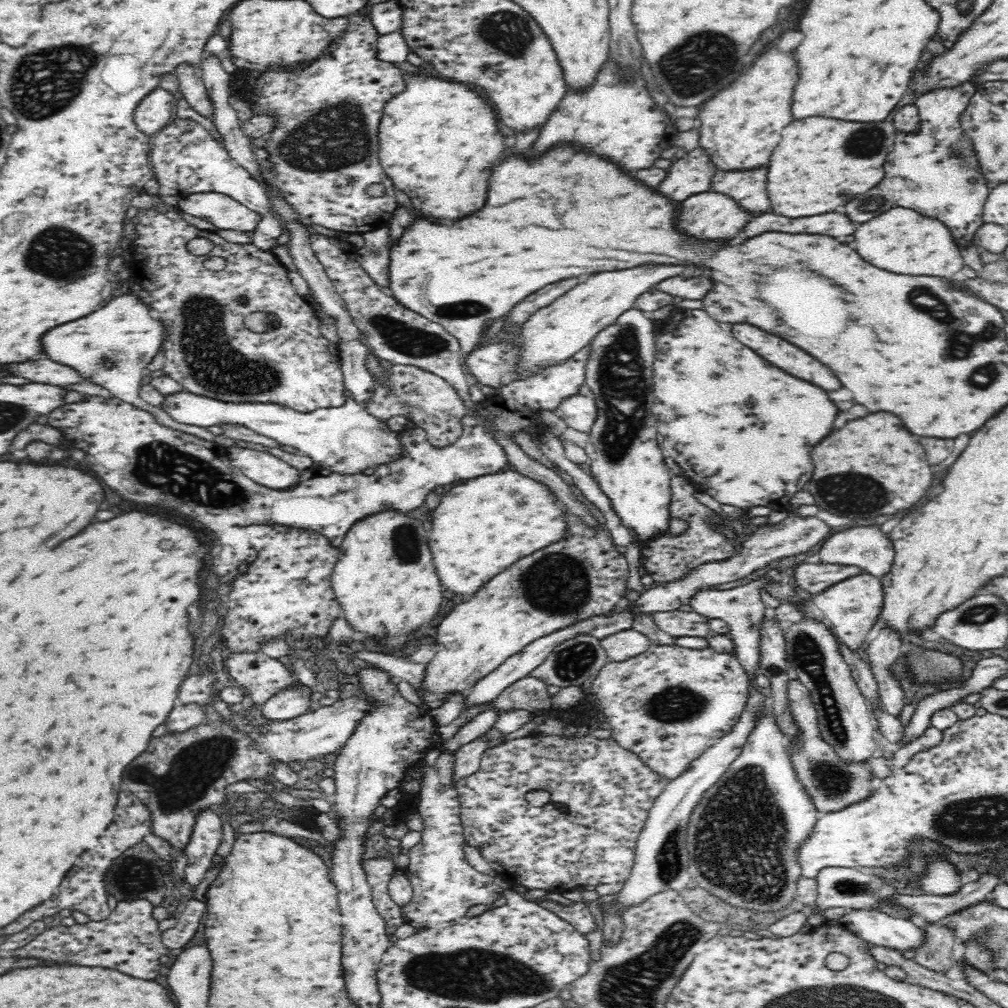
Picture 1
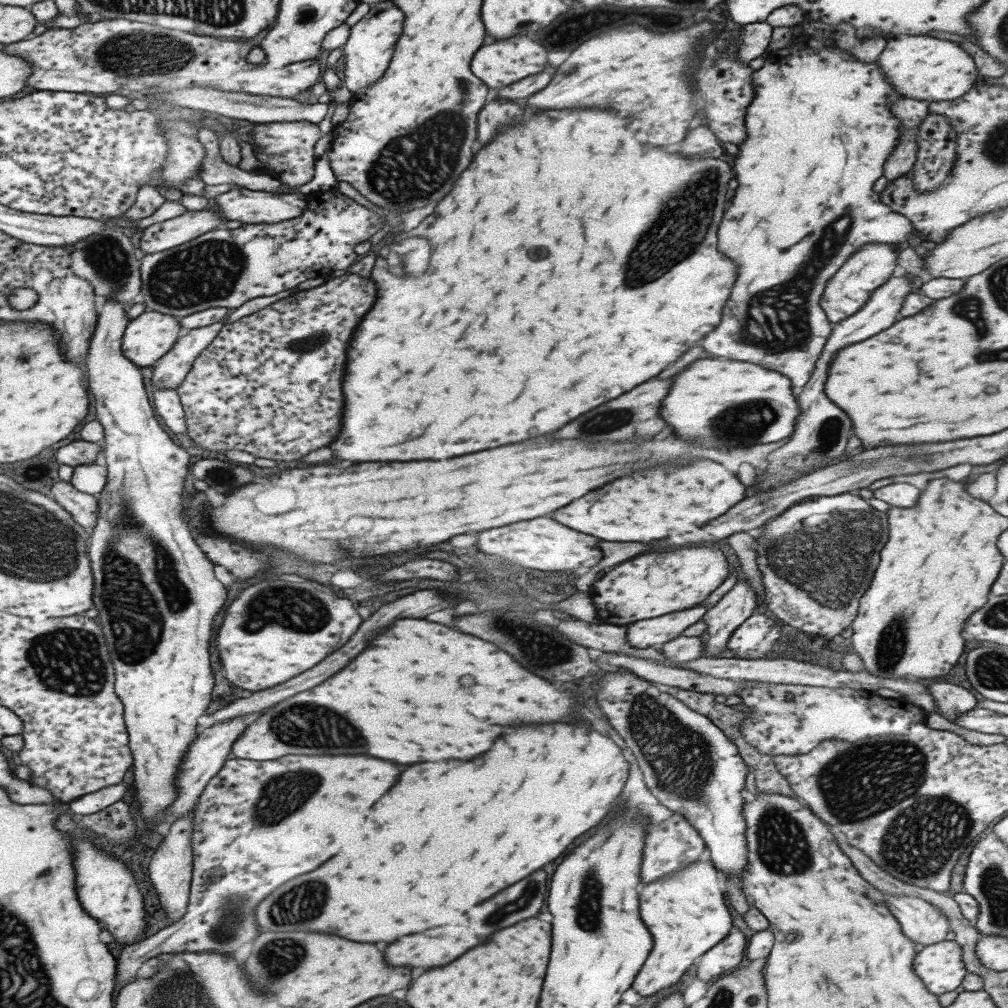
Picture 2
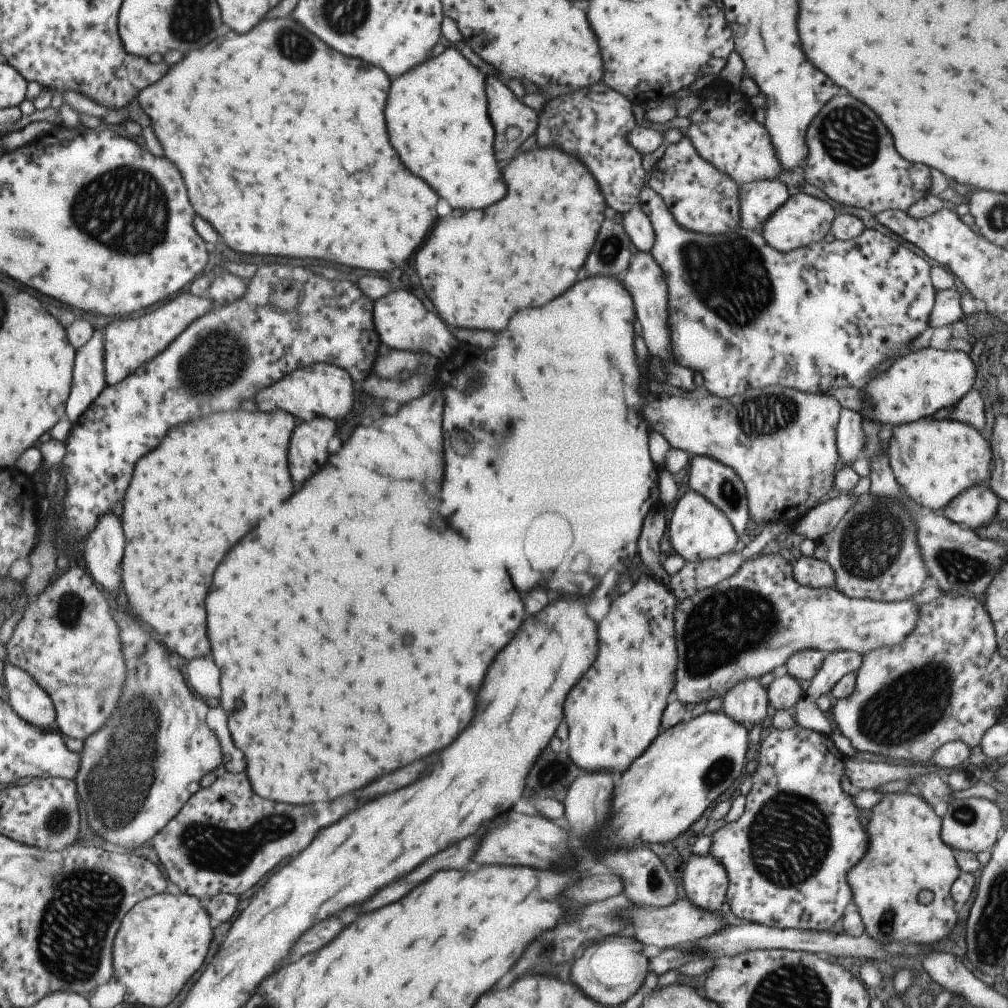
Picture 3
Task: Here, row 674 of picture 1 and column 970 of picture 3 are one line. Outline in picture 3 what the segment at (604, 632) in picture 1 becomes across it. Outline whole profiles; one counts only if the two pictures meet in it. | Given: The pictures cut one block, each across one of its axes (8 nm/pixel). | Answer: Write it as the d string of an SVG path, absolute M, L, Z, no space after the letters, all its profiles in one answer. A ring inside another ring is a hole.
M985 482L959 492L943 508L943 518L951 520L953 524L965 526L975 534L987 522L997 520L995 518L997 506L999 506L999 498L991 492L991 488Z

